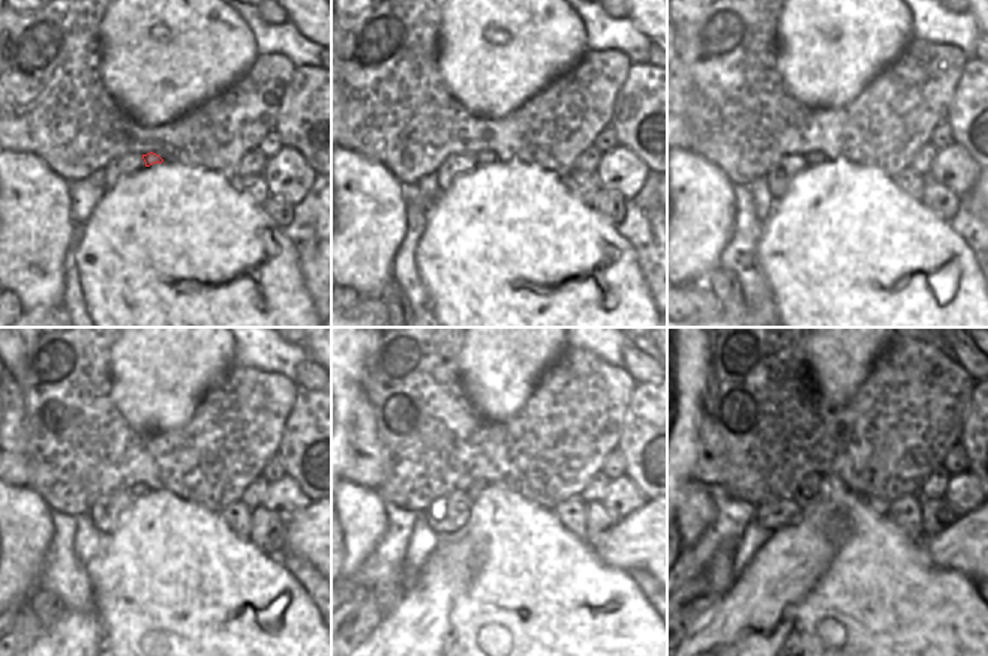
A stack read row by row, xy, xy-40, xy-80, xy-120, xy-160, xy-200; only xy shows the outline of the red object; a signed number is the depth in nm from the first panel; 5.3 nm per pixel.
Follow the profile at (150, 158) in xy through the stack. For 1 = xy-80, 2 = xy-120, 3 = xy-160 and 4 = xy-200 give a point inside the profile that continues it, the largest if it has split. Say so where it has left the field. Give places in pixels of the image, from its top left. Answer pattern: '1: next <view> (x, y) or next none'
1: next xy-80 (813, 158)
2: next xy-120 (137, 491)
3: next xy-160 (477, 487)
4: next xy-200 (810, 485)

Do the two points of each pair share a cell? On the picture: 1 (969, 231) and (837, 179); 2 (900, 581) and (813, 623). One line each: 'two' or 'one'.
1: two
2: one

